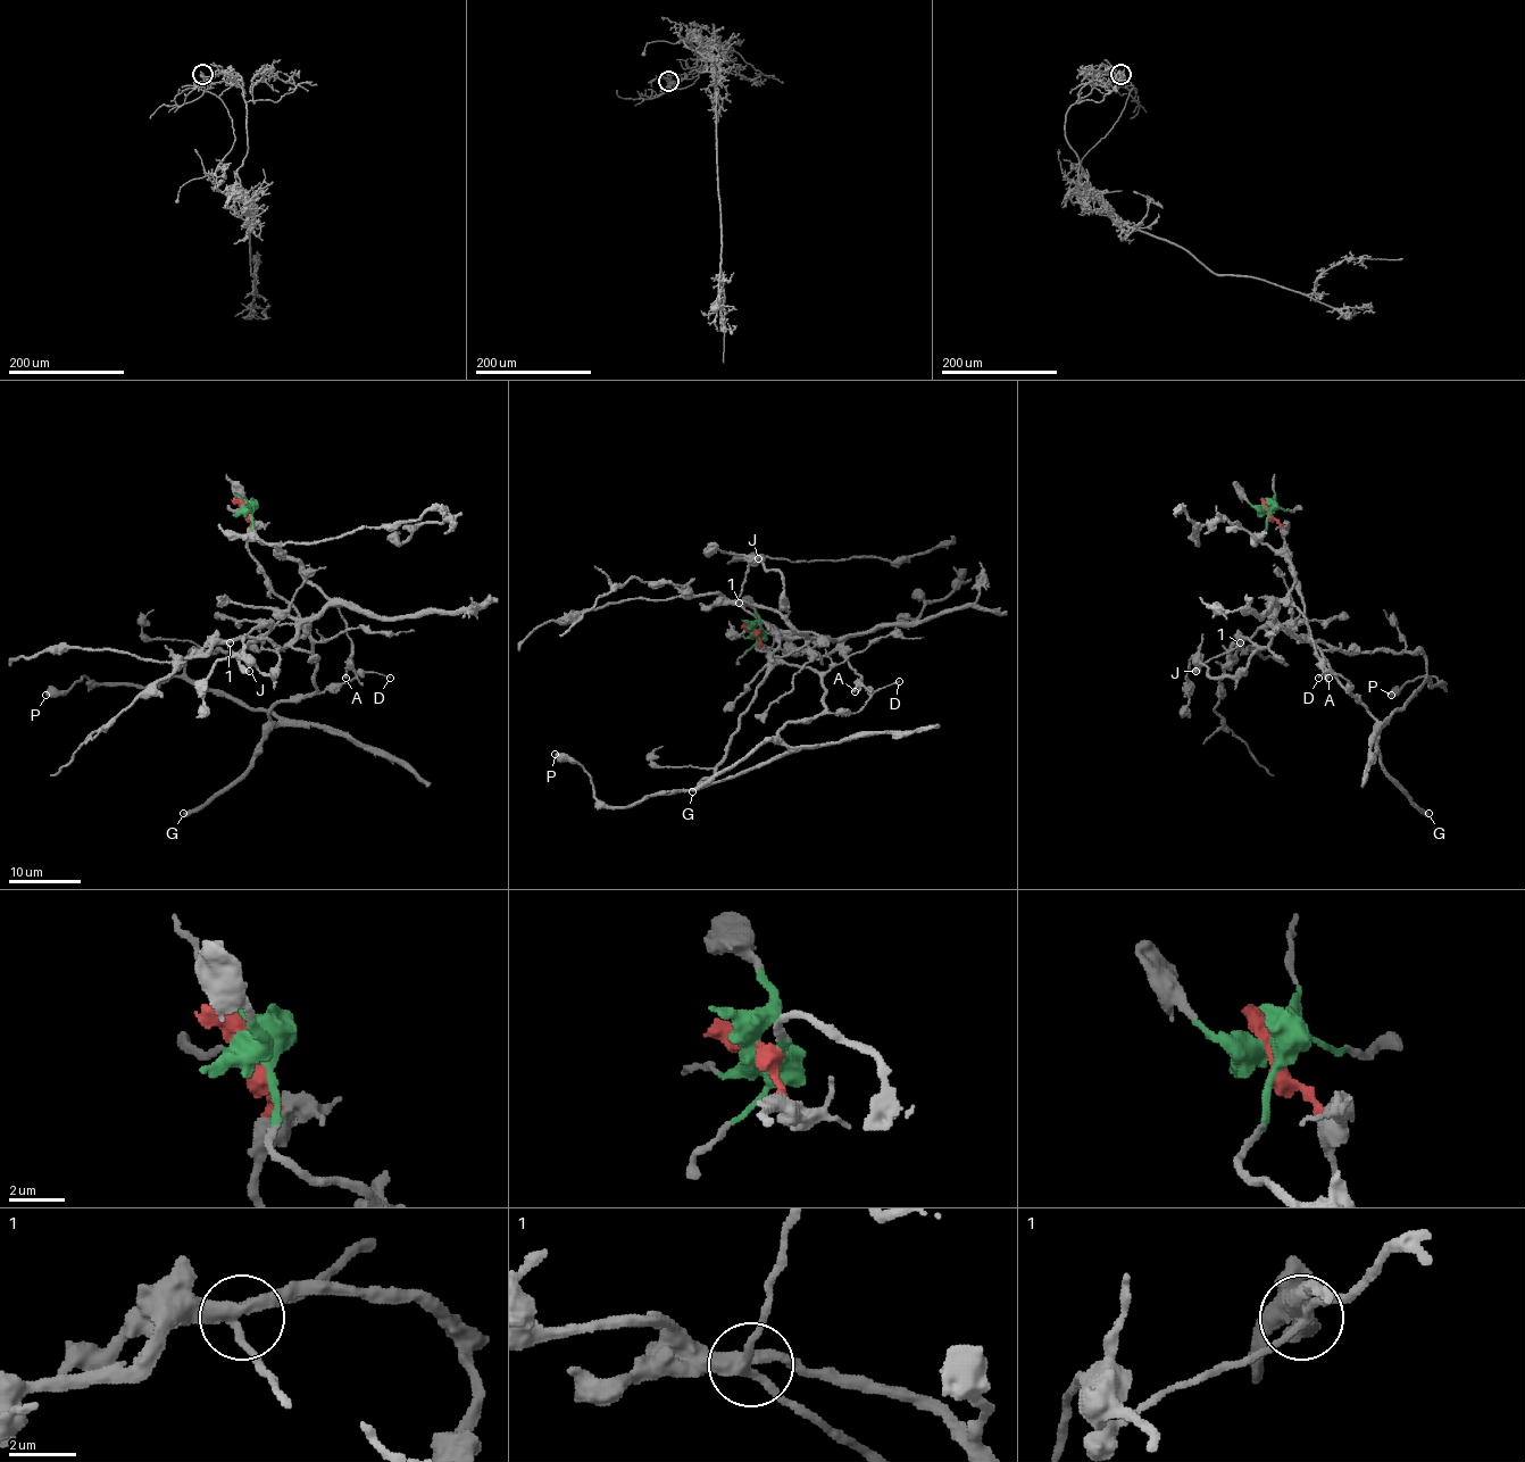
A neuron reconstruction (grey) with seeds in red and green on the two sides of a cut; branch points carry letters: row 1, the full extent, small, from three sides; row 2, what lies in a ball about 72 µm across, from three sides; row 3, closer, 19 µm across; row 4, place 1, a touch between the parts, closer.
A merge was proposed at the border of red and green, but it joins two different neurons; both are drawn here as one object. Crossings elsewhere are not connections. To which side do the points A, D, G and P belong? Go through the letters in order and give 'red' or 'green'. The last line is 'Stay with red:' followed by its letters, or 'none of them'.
A: green
D: red
G: red
P: red
Stay with red: D, G, P

